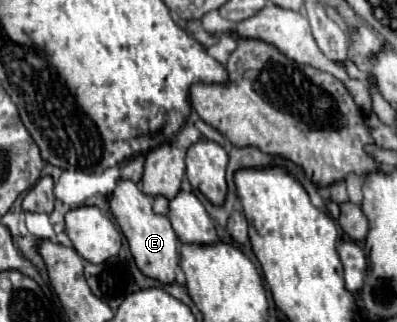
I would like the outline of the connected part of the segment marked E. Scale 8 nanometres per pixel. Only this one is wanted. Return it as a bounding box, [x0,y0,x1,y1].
[106,179,180,283]

